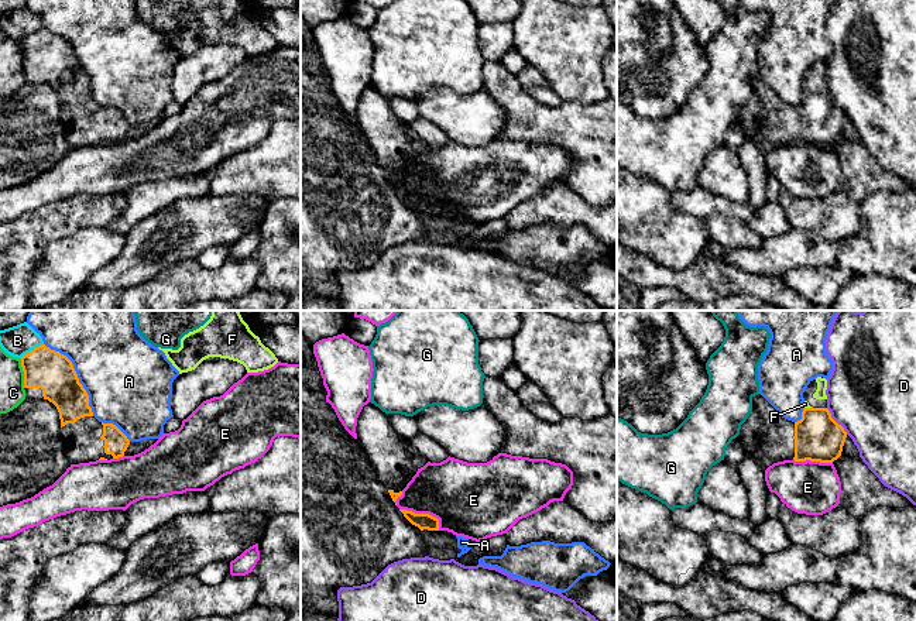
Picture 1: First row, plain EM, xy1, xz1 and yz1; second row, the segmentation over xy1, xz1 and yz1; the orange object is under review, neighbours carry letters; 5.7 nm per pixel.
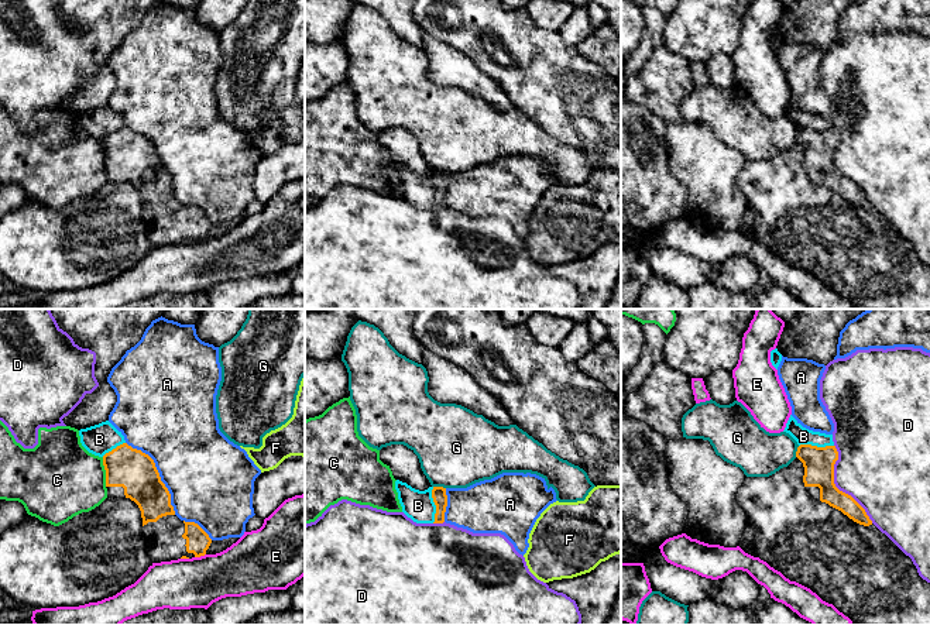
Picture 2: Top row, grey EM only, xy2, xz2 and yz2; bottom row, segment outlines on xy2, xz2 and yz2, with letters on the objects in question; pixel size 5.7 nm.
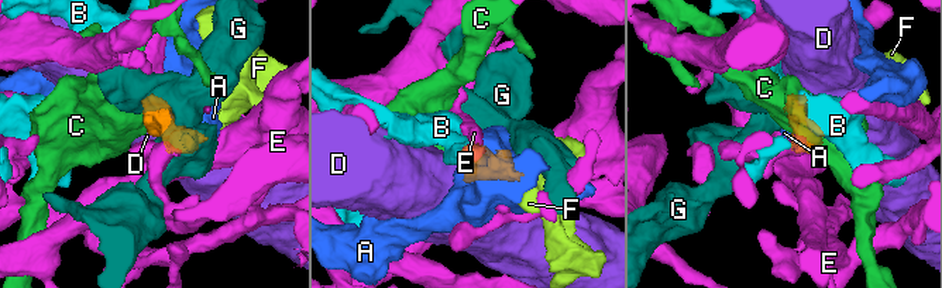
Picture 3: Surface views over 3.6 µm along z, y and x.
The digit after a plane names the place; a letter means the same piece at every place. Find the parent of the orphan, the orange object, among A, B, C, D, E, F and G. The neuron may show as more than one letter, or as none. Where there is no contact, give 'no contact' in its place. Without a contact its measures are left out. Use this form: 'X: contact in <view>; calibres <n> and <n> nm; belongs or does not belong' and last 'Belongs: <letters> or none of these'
A: contact in xy1; calibres 240 and 460 nm; does not belong
B: contact in xz2; calibres 80 and 170 nm; belongs
C: contact in xy1; calibres 240 and 140 nm; does not belong
D: contact in yz2; calibres 180 and 420 nm; does not belong
E: contact in xz1; calibres 100 and 380 nm; does not belong
F: contact in yz1; calibres 280 and 30 nm; belongs
G: contact in xz2; calibres 80 and 460 nm; does not belong
Belongs: B, F

